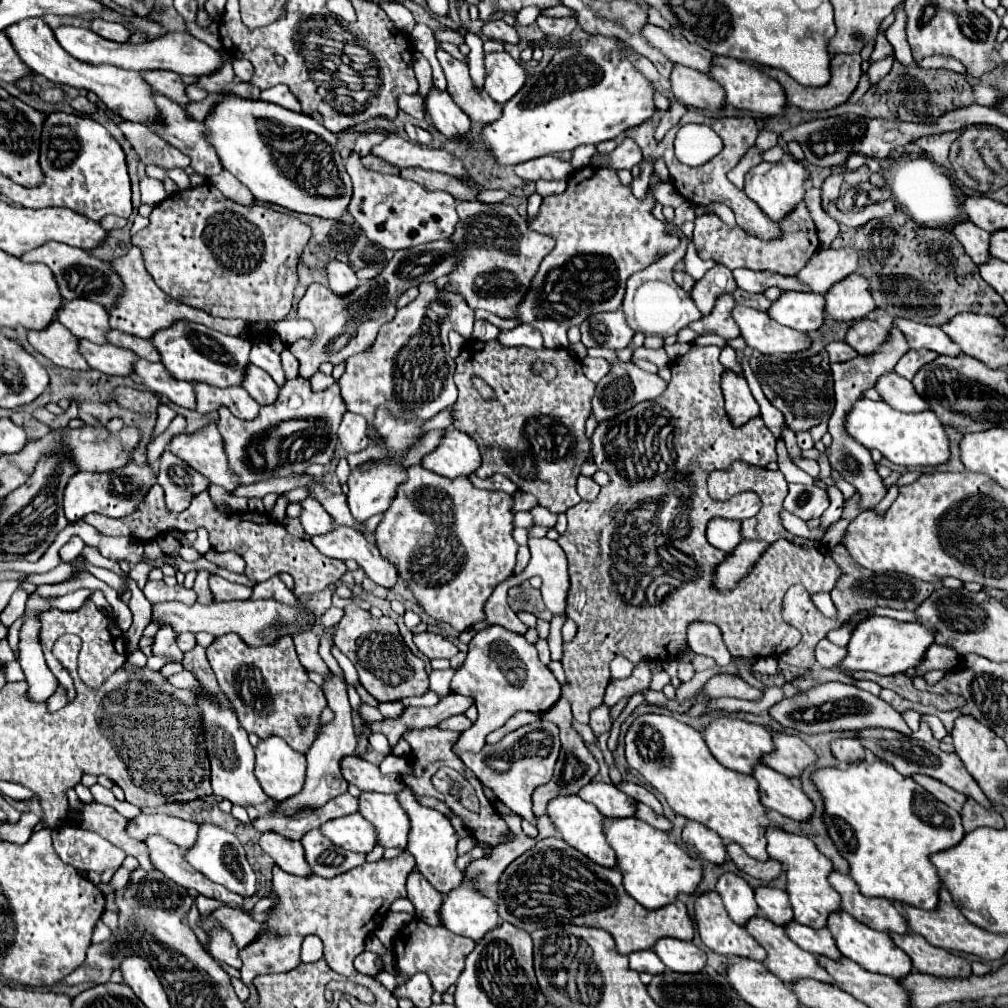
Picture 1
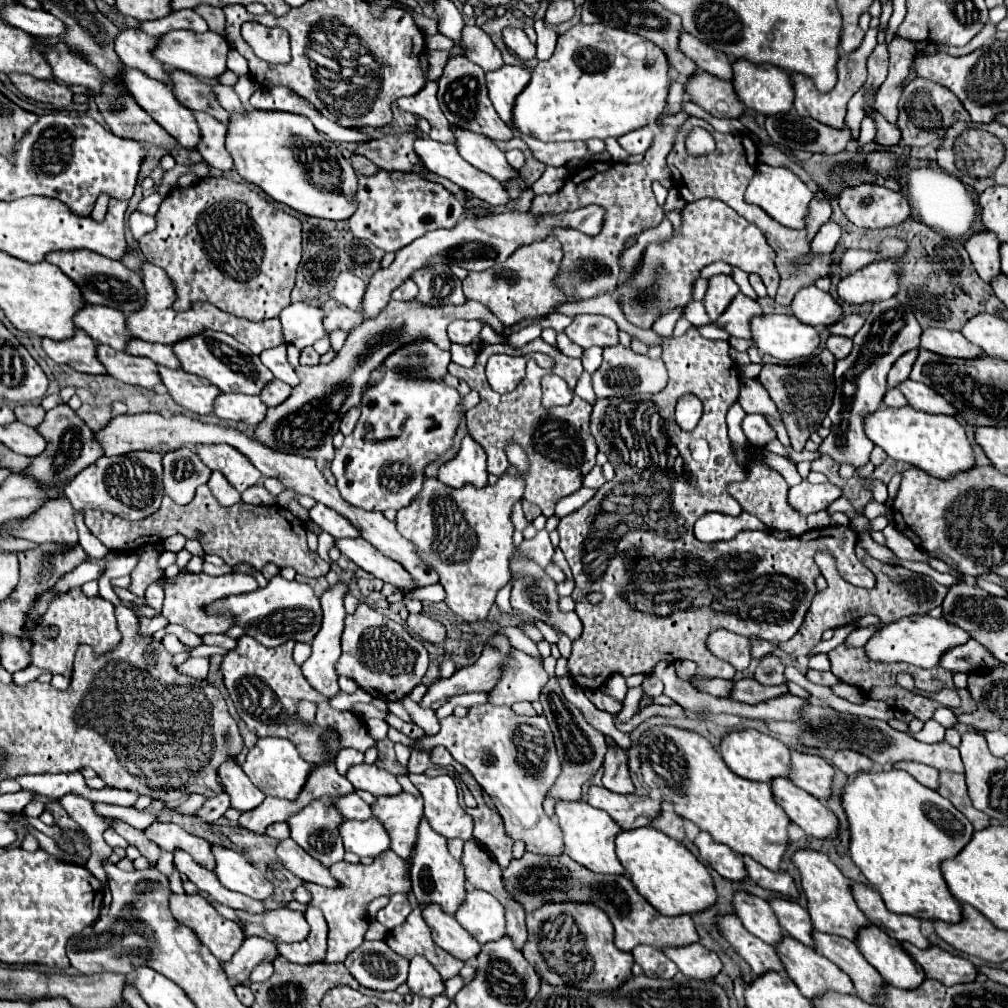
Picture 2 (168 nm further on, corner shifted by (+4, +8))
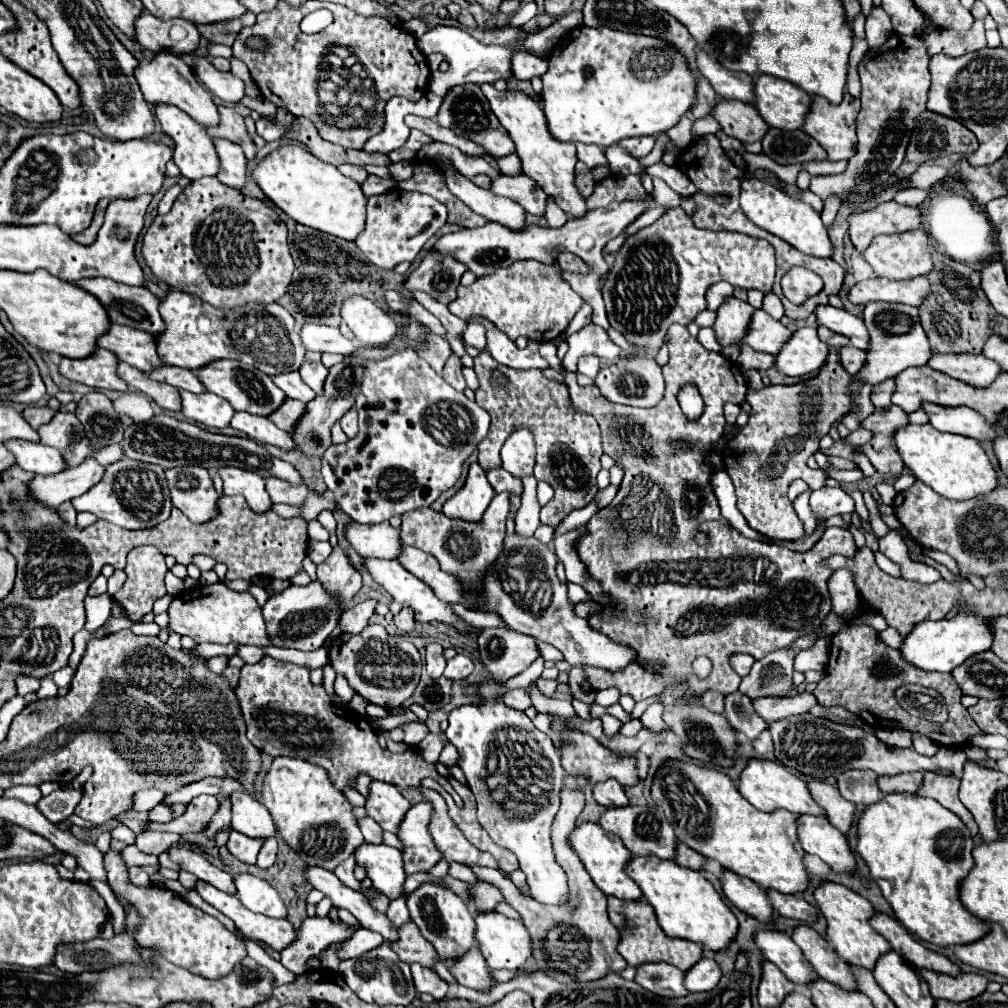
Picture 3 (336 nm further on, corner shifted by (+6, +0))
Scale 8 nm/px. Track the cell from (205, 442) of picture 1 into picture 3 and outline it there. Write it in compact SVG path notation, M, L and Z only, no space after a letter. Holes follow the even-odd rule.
M224 468L220 470L220 476L224 480L226 496L242 494L256 514L264 514L272 508L272 500L264 488L264 478L260 474L252 474L250 470L240 468Z

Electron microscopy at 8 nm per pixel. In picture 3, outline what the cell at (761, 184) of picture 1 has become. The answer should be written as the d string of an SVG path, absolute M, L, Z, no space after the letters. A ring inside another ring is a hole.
M746 176L740 186L740 208L756 226L782 238L802 254L810 254L814 258L832 258L832 244L828 238L828 230L822 224L820 214L814 212L810 204L792 202L792 198L788 198L788 194L780 194L776 186L762 182L756 176Z

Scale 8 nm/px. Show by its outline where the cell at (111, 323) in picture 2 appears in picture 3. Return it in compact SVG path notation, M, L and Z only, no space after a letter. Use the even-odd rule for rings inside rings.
M112 324L108 334L100 336L98 346L112 350L122 362L128 362L146 374L164 366L156 352L156 338L144 330Z

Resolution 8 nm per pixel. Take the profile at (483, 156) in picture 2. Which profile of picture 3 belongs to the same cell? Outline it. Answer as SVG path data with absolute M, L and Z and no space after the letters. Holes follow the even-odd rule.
M518 174L518 176L498 176L492 180L492 188L494 194L498 196L506 196L514 202L518 202L526 212L534 214L534 216L544 216L546 210L546 194L536 186L536 182L532 182L526 174Z

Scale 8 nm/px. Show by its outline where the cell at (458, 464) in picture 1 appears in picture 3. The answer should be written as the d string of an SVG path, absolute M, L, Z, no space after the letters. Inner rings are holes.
M472 464L468 470L468 478L462 490L458 490L446 504L444 514L448 518L458 518L466 522L480 522L486 508L494 498L494 488L490 486L486 472L480 464Z

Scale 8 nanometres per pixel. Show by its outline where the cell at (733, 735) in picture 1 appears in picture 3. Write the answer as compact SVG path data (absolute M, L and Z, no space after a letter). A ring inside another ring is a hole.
M750 760L736 786L738 786L740 794L758 810L774 812L774 810L784 808L796 816L802 816L802 814L826 816L826 812L810 796L806 782L802 782L798 776L790 774L790 770L786 766L780 766L776 760Z

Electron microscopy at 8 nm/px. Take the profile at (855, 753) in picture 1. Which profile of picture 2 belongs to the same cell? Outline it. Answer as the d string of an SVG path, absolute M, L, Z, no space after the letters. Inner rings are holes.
M838 750L832 758L834 766L838 766L848 778L852 778L858 770L870 770L872 768L872 760L866 758L860 752L854 750Z

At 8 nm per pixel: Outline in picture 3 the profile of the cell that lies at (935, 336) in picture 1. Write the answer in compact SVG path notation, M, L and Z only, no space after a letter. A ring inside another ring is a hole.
M932 354L928 366L974 388L990 386L1002 372L996 362L976 354Z

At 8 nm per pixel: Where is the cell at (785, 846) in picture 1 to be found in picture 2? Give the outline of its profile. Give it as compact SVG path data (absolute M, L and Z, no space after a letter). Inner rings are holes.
M802 848L792 856L792 862L796 866L796 870L800 872L800 884L802 890L806 894L808 900L808 914L812 918L812 924L816 930L826 932L826 934L838 934L844 938L854 940L856 932L868 924L868 920L864 918L864 914L860 912L860 908L856 906L852 892L850 892L850 880L836 868L836 864L818 850L812 848Z

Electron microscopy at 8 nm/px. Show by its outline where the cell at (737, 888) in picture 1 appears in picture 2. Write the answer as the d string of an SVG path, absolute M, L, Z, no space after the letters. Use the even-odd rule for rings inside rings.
M738 890L734 892L732 906L742 920L744 928L764 940L766 944L776 944L778 938L782 938L782 930L778 926L778 918L772 914L772 908L768 906L766 900L746 892Z

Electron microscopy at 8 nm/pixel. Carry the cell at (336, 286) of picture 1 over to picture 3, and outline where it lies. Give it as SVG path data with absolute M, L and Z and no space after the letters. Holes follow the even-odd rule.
M352 296L342 306L342 320L364 348L388 346L396 334L396 322L374 302Z

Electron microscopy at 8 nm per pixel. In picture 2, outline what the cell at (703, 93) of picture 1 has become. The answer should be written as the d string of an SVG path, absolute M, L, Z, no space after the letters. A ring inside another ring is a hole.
M696 72L686 80L684 88L694 104L702 106L716 118L738 118L744 112L744 106L728 80L716 78L708 72Z

